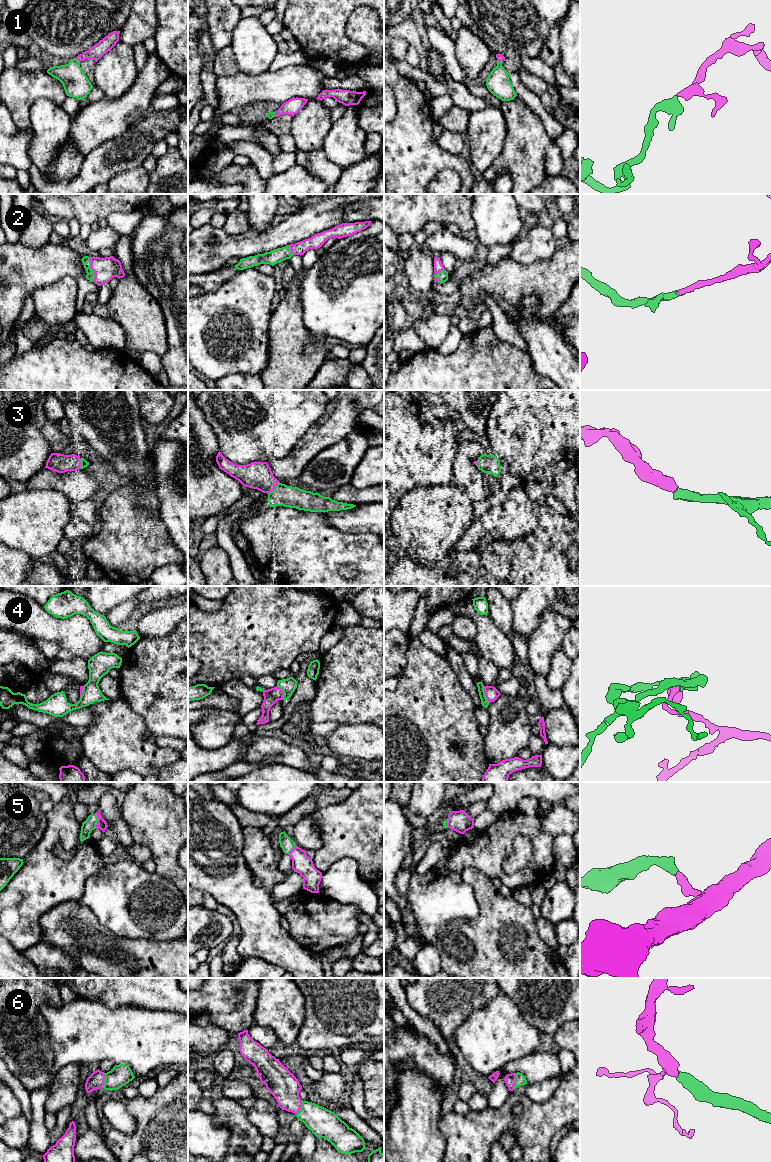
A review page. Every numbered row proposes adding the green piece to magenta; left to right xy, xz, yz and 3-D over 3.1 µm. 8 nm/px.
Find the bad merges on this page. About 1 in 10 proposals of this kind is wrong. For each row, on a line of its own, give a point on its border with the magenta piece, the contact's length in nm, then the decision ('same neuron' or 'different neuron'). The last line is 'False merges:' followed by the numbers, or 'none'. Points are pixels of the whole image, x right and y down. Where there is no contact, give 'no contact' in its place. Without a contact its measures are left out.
1: xy (78, 59) | 50 nm | same neuron
2: xy (91, 268) | 200 nm | same neuron
3: xz (274, 488) | 140 nm | same neuron
4: yz (485, 694) | 140 nm | different neuron
5: xy (98, 820) | 120 nm | same neuron
6: yz (514, 1081) | 140 nm | same neuron
False merges: 4

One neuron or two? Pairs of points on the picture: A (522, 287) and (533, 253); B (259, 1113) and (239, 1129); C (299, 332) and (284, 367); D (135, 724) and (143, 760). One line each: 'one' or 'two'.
A: two
B: two
C: one
D: one

